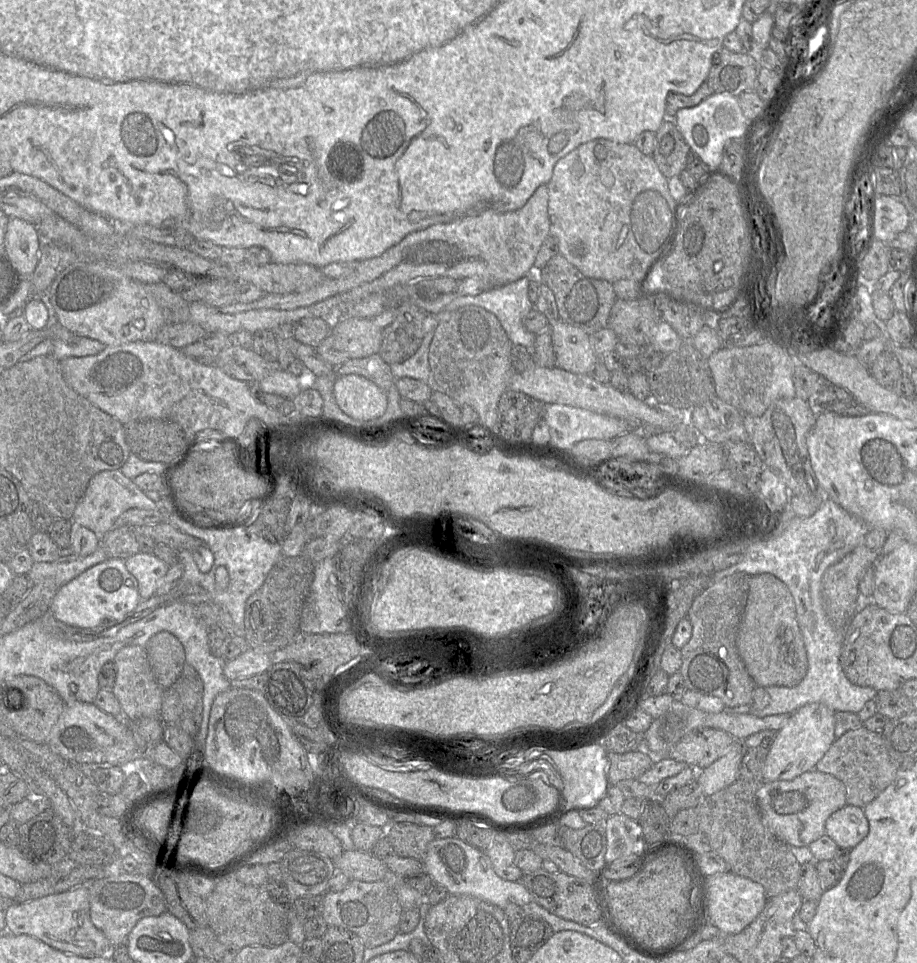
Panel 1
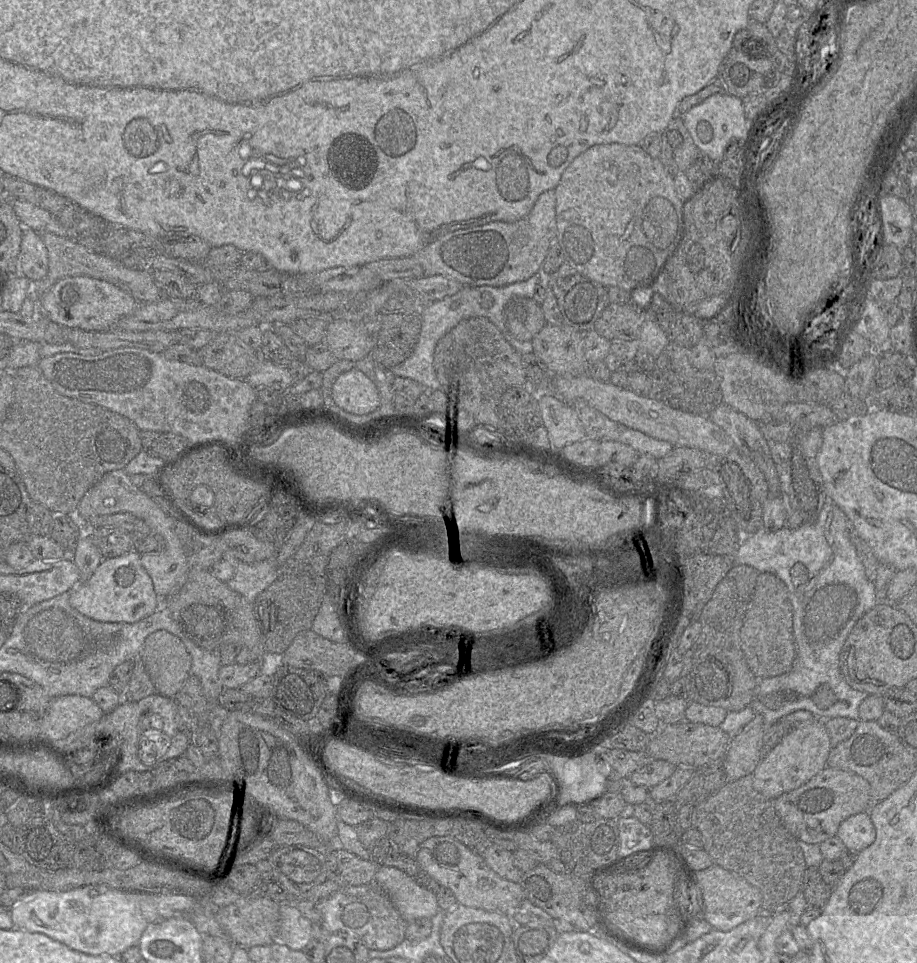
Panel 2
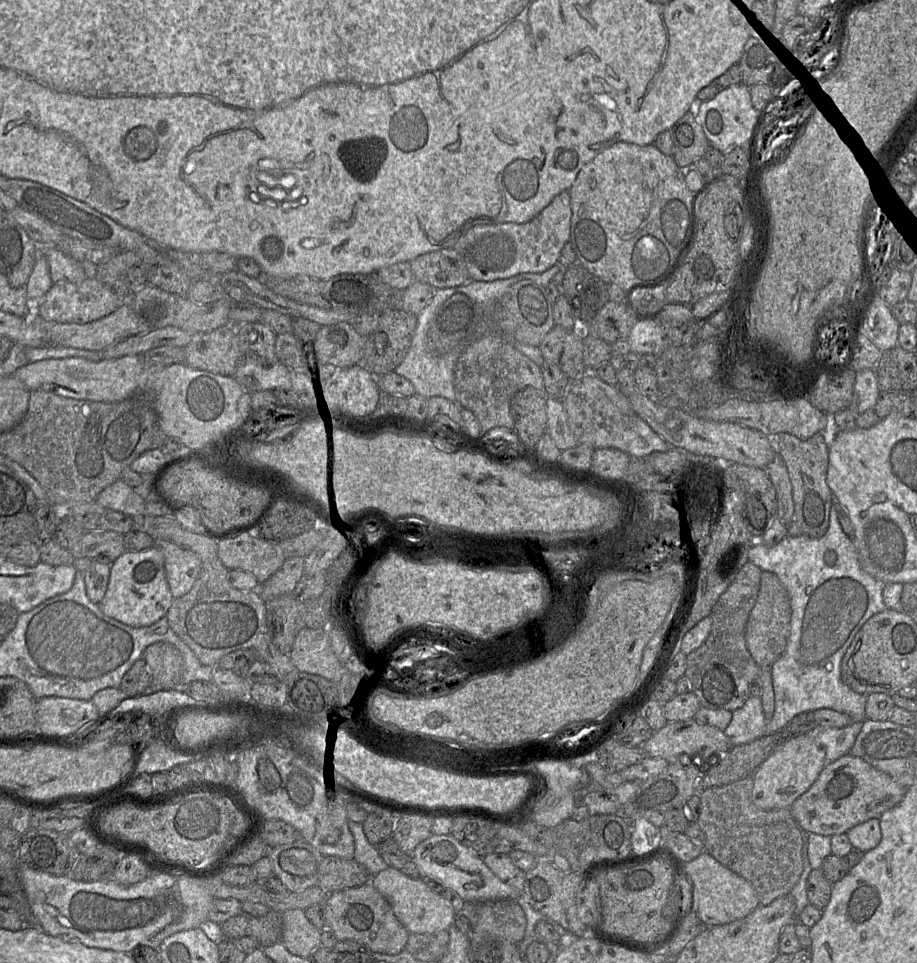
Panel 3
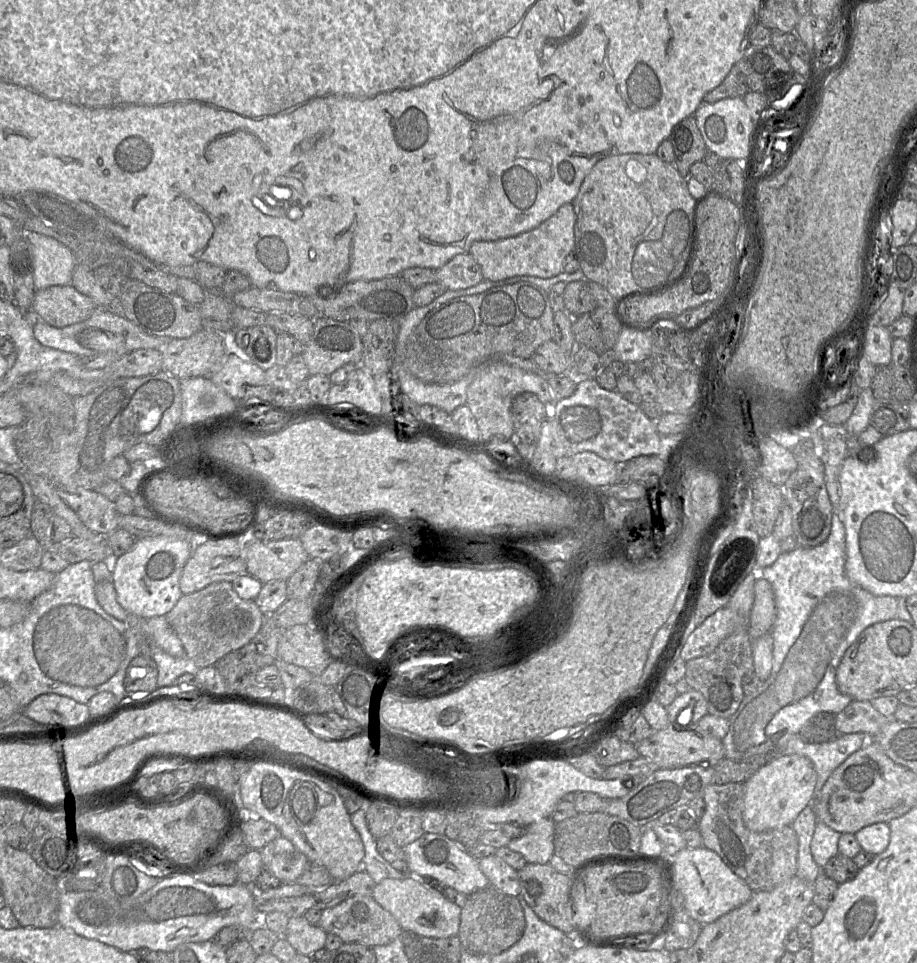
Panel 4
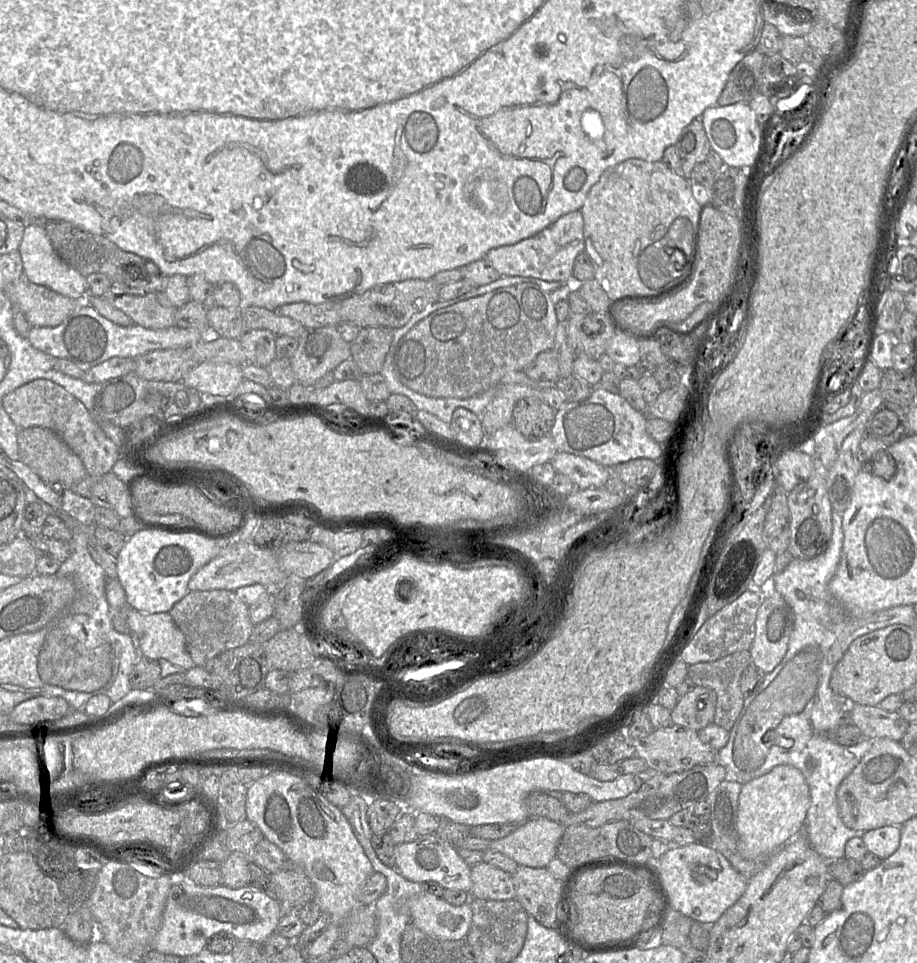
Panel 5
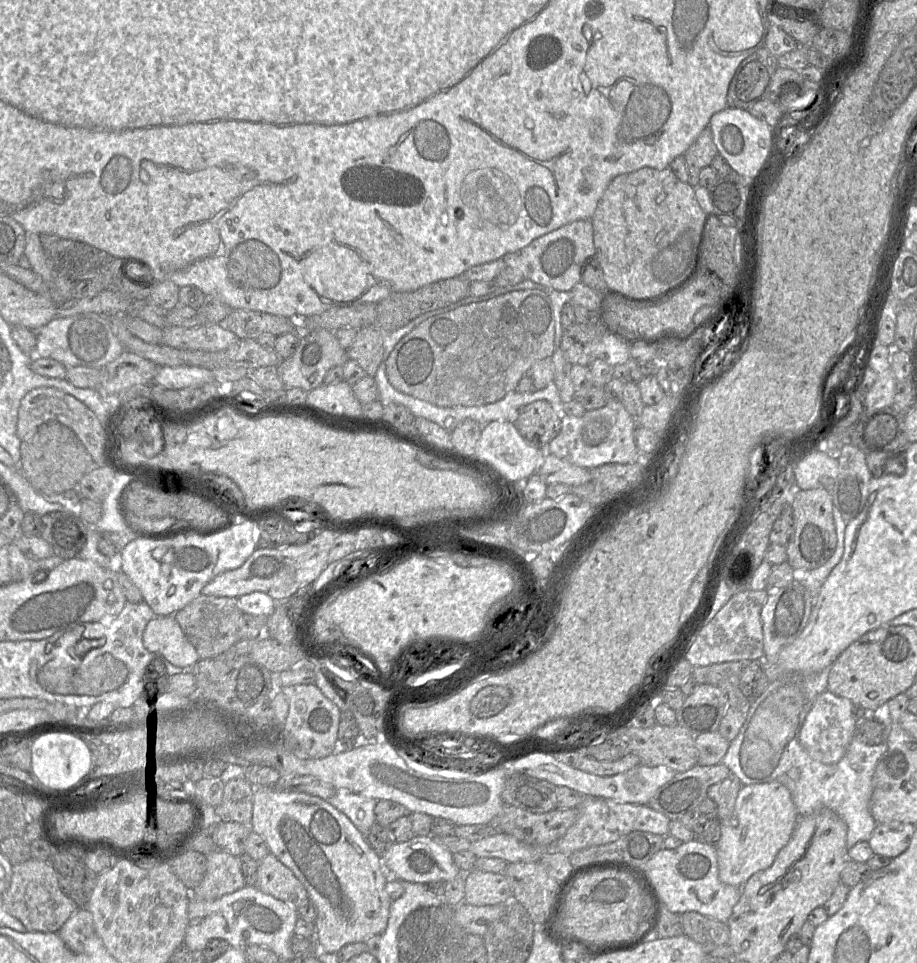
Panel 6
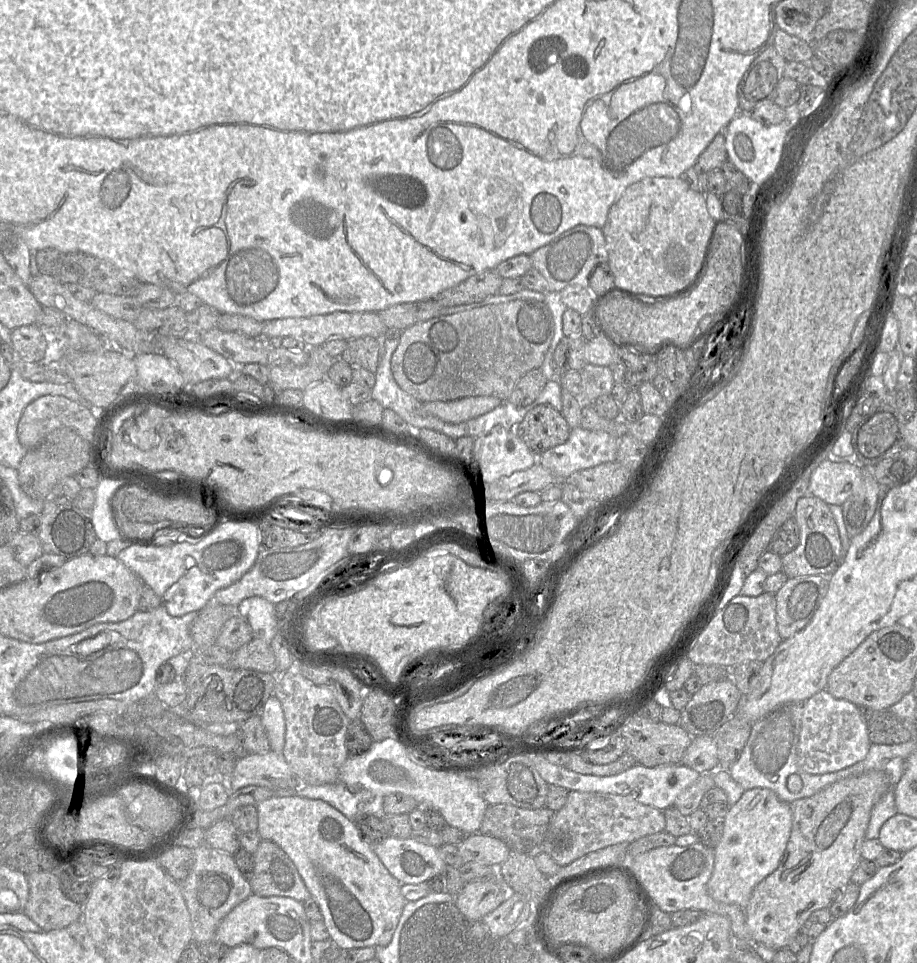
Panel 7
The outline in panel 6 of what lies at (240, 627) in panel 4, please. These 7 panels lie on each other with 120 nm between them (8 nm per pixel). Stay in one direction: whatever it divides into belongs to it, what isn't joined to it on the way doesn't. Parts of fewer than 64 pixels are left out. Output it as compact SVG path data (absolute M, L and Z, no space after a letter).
M199 595L174 615L200 659L215 658L225 653L238 641L239 620L243 612L237 598Z

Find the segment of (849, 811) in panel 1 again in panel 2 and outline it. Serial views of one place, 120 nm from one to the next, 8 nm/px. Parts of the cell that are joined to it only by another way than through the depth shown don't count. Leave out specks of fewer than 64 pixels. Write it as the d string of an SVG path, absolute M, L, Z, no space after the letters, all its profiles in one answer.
M861 812L844 820L836 833L849 850L860 852L870 846L876 836L869 812Z

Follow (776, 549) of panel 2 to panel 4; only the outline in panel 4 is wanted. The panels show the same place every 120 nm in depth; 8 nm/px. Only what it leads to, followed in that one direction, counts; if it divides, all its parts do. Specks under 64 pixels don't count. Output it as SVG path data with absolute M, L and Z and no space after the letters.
M833 508L831 532L823 544L816 547L799 546L793 551L783 552L772 565L758 570L758 578L764 578L771 584L775 597L776 618L771 630L773 667L768 679L754 693L744 696L737 711L729 718L729 730L722 739L725 758L731 760L743 760L755 755L798 754L807 757L817 772L815 797L832 772L863 747L869 737L857 732L840 734L828 742L809 743L801 737L801 730L817 714L837 714L853 701L850 696L840 692L836 683L836 670L846 649L867 627L897 618L897 597L873 595L847 577L845 538L844 523Z

